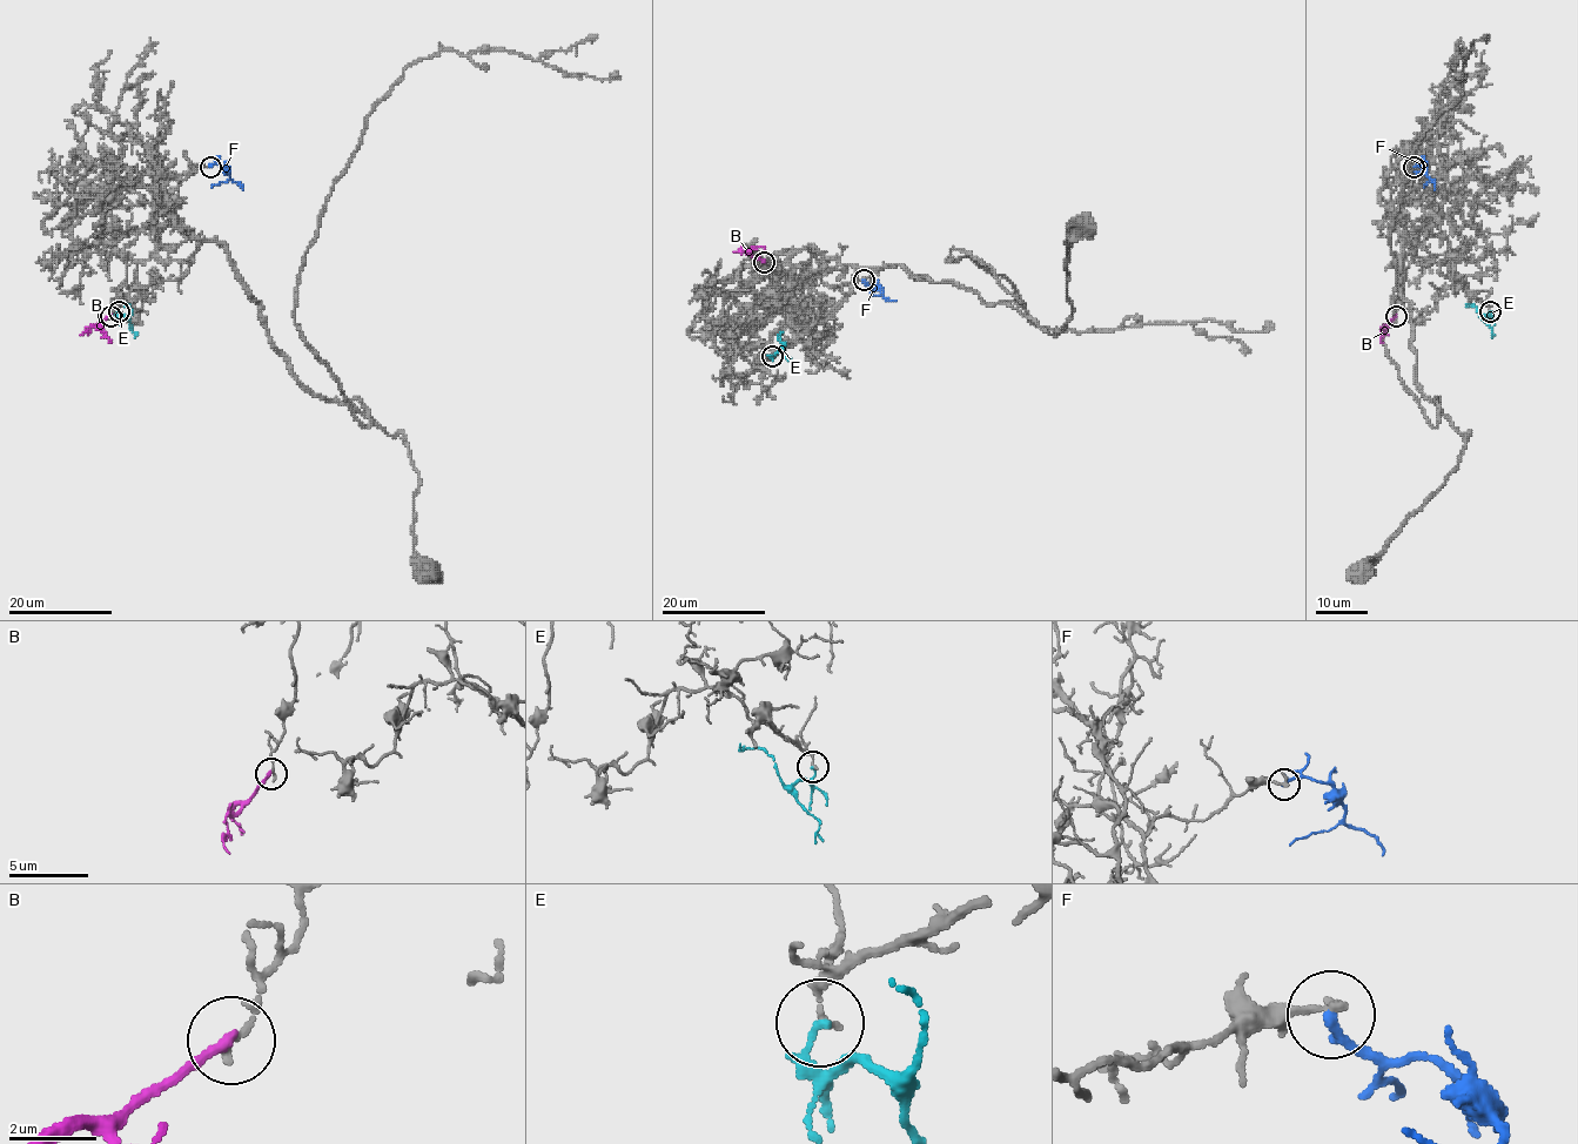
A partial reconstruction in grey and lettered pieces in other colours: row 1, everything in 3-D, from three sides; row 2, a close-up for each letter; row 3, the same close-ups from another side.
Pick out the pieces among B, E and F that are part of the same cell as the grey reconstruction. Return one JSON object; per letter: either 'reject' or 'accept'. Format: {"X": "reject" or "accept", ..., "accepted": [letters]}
{"B": "reject", "E": "reject", "F": "reject", "accepted": []}

